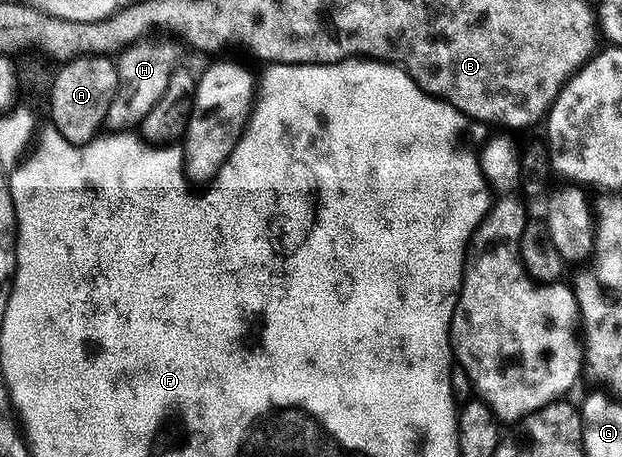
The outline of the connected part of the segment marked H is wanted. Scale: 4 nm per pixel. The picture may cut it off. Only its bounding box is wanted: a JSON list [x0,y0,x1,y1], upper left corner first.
[105,37,185,132]

